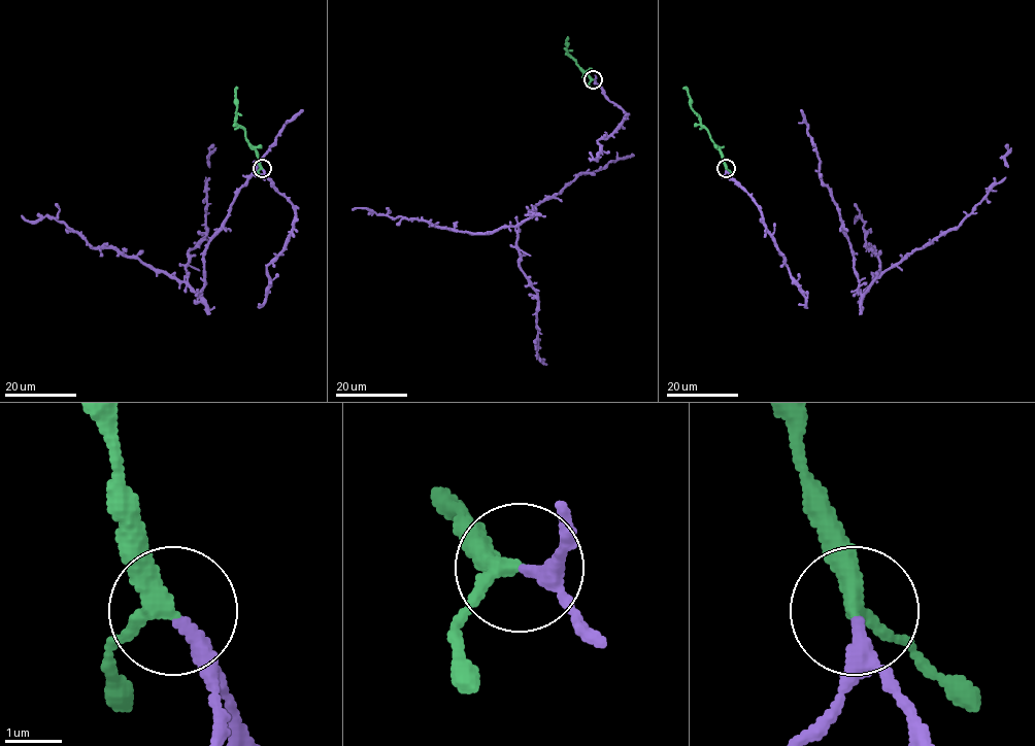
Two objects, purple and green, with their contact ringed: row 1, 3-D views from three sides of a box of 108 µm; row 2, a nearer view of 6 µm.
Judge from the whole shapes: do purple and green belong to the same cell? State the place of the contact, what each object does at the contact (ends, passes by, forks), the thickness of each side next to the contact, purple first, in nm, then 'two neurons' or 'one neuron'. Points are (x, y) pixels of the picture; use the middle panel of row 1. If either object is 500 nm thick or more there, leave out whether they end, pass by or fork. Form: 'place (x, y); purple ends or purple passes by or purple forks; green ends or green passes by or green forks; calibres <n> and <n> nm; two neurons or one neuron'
place (593, 79); purple passes by; green passes by; calibres 200 and 280 nm; one neuron

